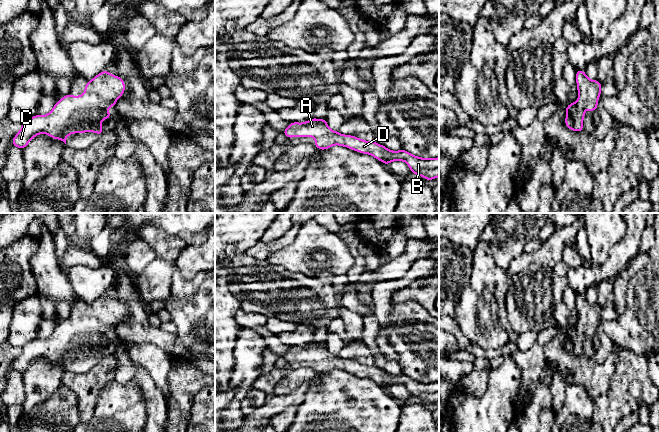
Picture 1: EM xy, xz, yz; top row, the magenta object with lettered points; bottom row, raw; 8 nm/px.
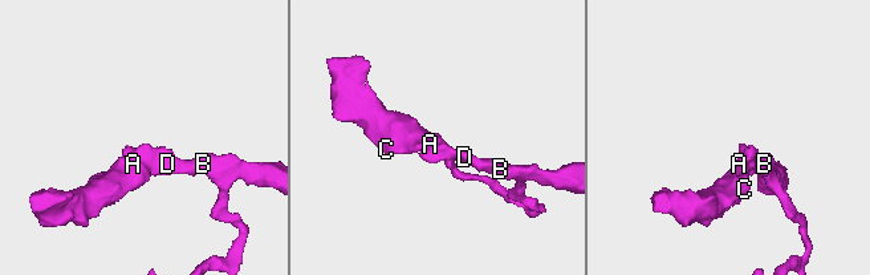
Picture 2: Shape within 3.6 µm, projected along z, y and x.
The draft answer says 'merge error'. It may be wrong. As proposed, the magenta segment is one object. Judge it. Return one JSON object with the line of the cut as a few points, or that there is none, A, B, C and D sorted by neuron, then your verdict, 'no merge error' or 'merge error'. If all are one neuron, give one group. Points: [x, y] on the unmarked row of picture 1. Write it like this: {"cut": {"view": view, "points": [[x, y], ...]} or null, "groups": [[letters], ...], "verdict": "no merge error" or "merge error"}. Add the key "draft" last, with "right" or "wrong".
{"cut": null, "groups": [["A", "B", "C", "D"]], "verdict": "no merge error", "draft": "wrong"}

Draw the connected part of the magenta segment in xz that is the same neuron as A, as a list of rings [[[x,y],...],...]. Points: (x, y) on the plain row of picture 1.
[[[311,342],[306,346],[292,346],[282,356],[288,363],[293,361],[314,361],[314,370],[326,374],[334,369],[347,371],[362,378],[369,378],[388,389],[393,385],[404,385],[413,398],[432,405],[439,401],[439,381],[421,382],[403,372],[392,375],[375,365],[366,365],[353,359],[344,359],[331,354],[326,343]]]

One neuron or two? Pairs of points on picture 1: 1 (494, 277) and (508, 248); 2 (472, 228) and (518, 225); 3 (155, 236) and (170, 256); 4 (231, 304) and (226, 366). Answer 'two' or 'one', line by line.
1: two
2: two
3: one
4: one

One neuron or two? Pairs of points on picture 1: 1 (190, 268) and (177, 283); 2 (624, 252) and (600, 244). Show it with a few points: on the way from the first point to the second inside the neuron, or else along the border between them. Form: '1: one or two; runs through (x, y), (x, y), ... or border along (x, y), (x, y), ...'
1: two; border along (204, 273), (198, 273), (188, 280), (176, 275)
2: two; border along (625, 228), (609, 258), (598, 267)

